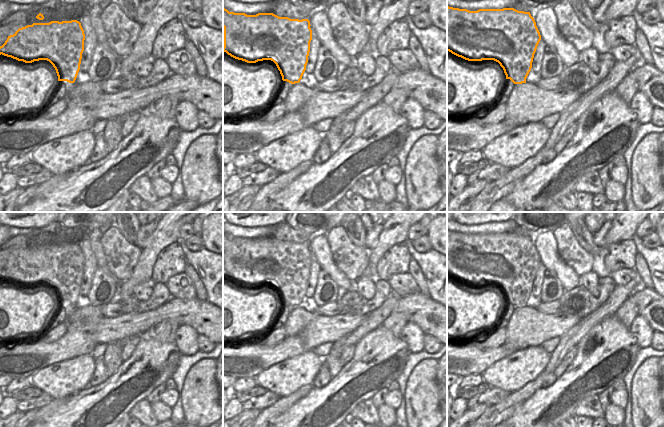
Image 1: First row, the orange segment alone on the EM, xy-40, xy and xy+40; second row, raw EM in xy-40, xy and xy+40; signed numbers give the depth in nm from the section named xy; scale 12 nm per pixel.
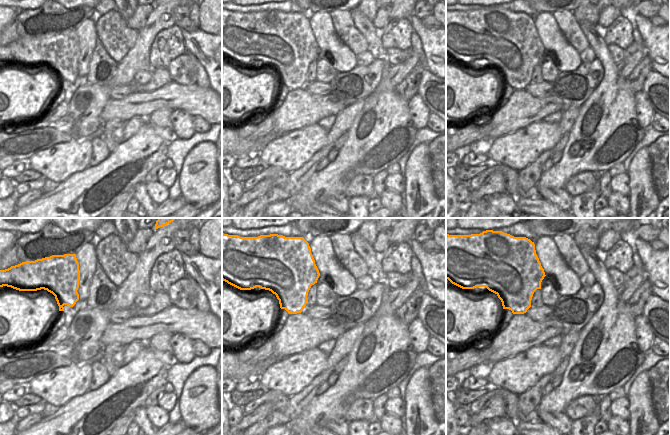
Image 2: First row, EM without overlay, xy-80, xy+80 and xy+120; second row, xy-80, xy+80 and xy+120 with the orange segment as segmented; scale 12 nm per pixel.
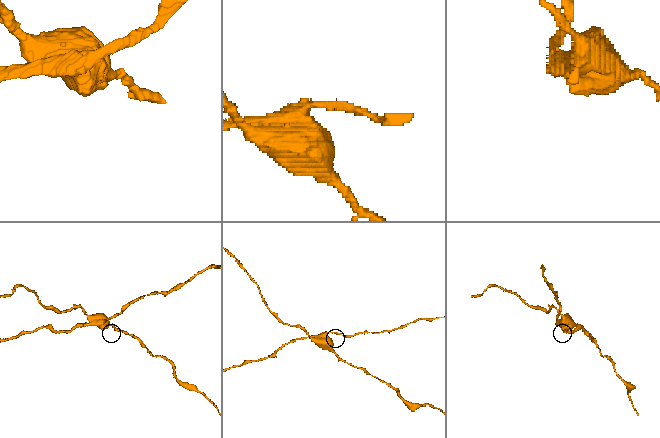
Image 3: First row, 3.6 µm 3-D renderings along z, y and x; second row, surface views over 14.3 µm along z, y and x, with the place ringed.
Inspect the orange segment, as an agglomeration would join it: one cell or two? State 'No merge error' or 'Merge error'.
Merge error.

